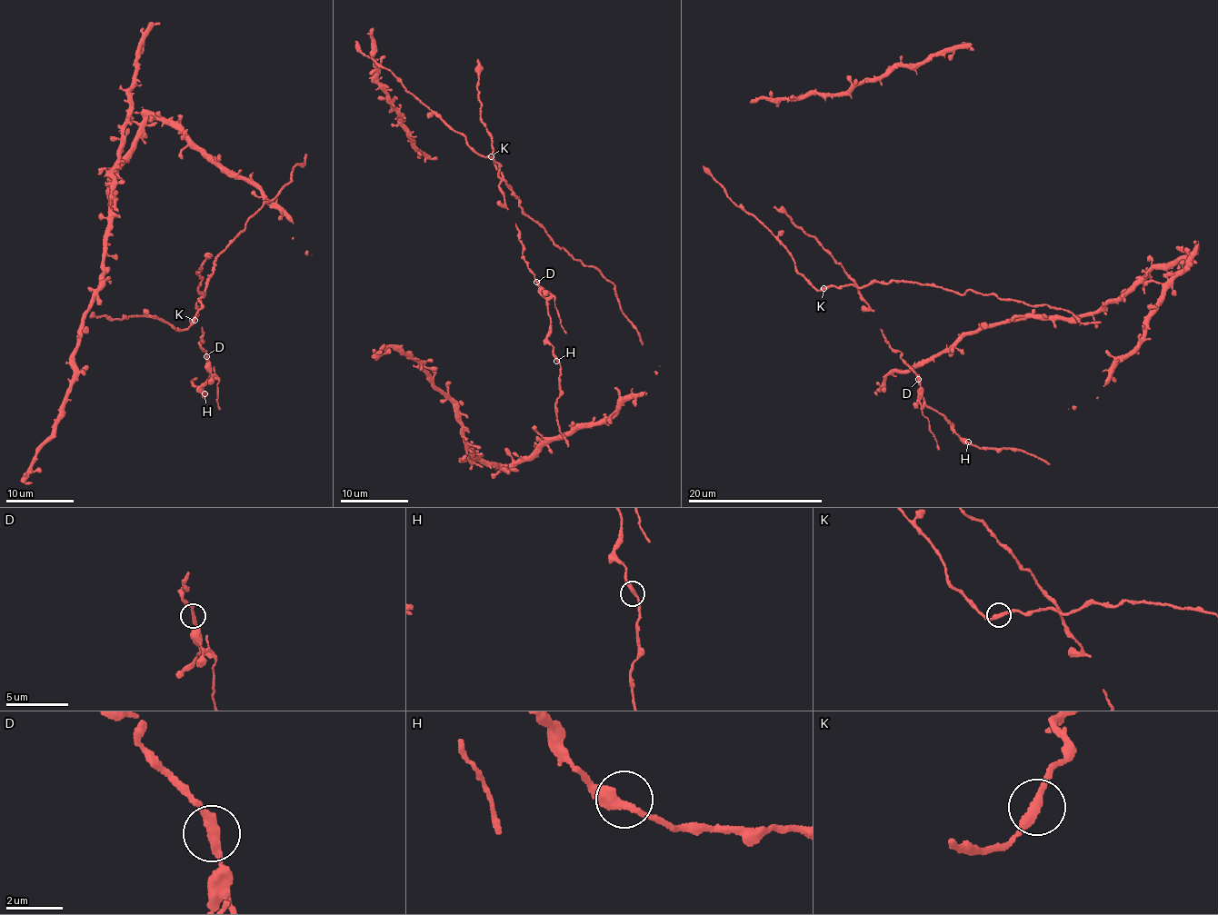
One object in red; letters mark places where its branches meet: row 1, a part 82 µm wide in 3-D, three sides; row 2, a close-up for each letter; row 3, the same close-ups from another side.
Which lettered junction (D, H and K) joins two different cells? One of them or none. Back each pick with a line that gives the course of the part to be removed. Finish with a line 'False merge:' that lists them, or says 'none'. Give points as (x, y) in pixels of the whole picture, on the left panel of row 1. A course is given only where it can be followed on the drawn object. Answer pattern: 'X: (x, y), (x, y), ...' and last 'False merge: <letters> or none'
D: (206, 356), (208, 368), (216, 379), (220, 409)
False merge: D

